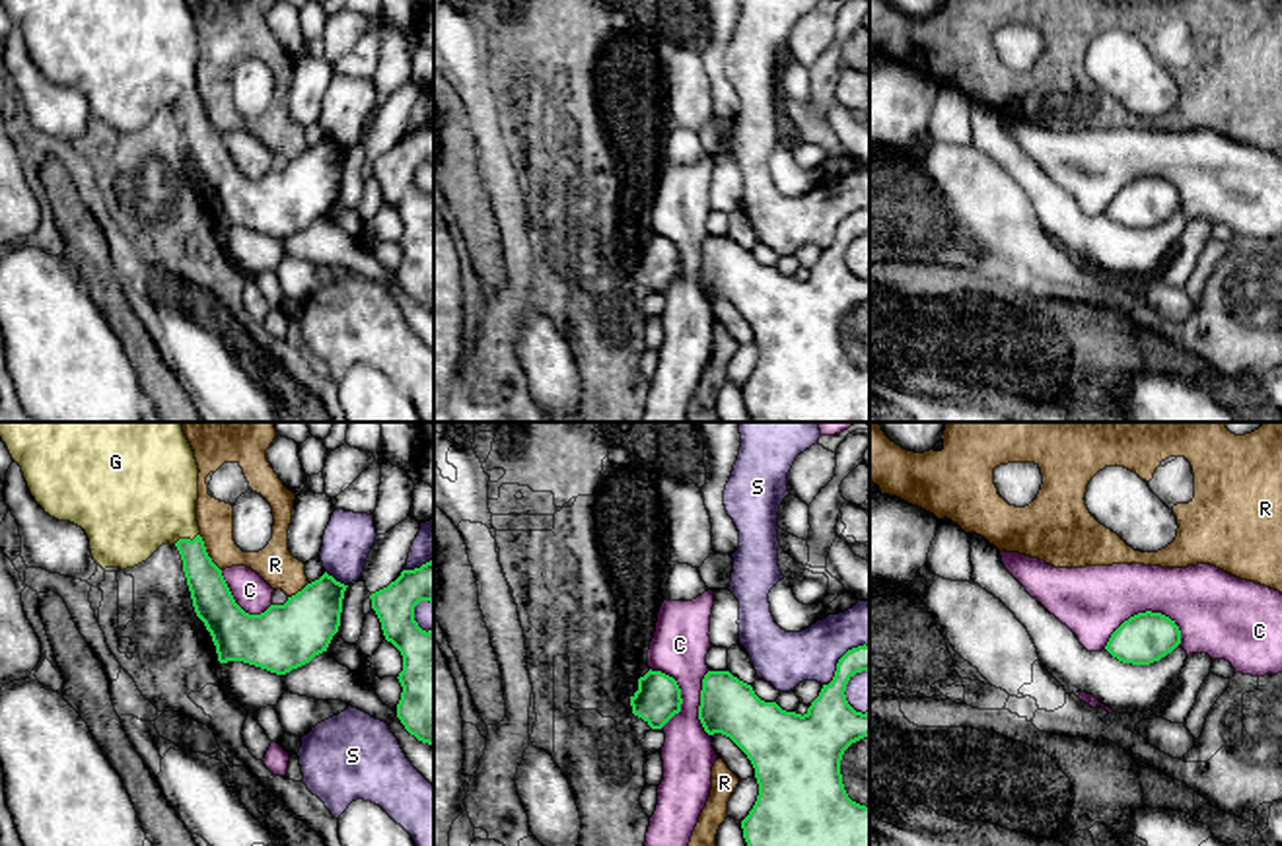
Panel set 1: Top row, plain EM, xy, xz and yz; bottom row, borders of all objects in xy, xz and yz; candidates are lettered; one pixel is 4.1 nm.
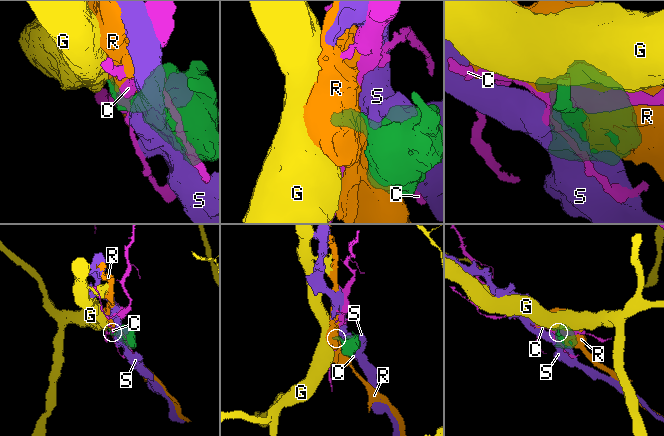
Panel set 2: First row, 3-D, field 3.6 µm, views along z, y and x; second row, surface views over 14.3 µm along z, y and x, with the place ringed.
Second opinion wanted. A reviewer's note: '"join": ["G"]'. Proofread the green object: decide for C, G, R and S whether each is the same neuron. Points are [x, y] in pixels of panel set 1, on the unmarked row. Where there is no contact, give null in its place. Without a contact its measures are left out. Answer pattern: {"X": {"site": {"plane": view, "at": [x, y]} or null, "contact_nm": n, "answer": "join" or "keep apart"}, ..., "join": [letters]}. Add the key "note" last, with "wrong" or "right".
{"C": {"site": {"plane": "yz", "at": [1139, 177]}, "contact_nm": 340, "answer": "keep apart"}, "G": {"site": {"plane": "xy", "at": [185, 104]}, "contact_nm": 120, "answer": "join"}, "R": {"site": {"plane": "xy", "at": [207, 117]}, "contact_nm": 180, "answer": "keep apart"}, "S": {"site": {"plane": "xy", "at": [335, 144]}, "contact_nm": 120, "answer": "keep apart"}, "join": ["G"], "note": "right"}

